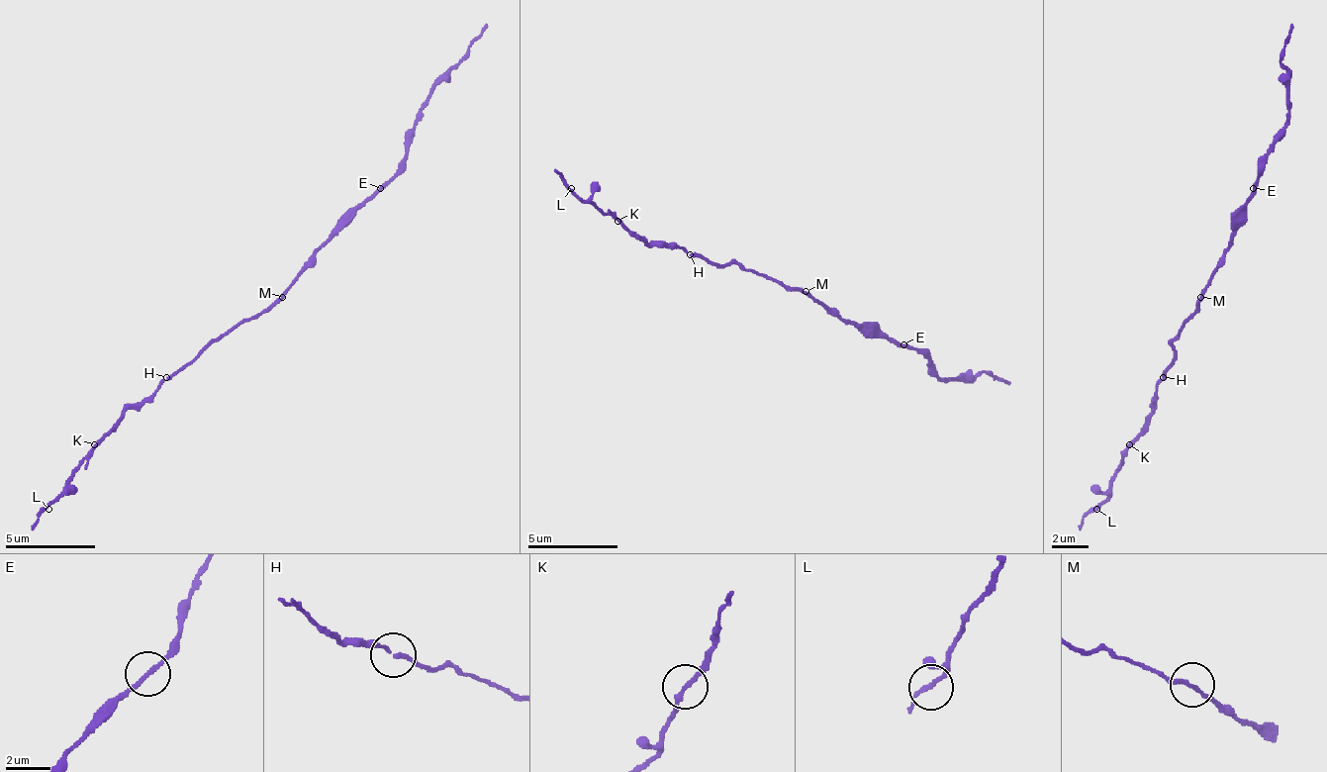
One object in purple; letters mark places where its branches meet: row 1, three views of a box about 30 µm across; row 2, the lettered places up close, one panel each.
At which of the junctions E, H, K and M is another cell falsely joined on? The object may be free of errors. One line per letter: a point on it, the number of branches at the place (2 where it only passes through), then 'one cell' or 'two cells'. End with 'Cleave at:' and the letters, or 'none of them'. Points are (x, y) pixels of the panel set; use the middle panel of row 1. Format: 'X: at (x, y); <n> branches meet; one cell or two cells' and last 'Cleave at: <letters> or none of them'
E: at (903, 344); 2 branches meet; one cell
H: at (690, 254); 2 branches meet; one cell
K: at (617, 221); 2 branches meet; two cells
M: at (805, 291); 2 branches meet; one cell
Cleave at: K

